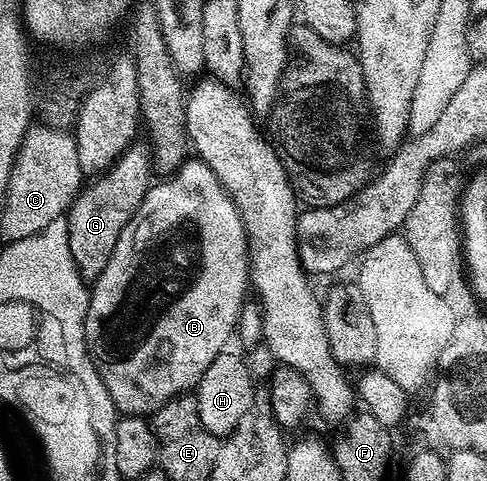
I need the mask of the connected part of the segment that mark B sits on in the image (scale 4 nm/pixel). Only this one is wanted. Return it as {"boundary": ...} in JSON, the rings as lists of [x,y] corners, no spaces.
{"boundary":[[[196,157],[186,158],[185,162],[176,171],[166,174],[165,179],[154,182],[145,194],[145,199],[139,205],[139,209],[131,217],[131,221],[123,229],[119,241],[115,245],[115,253],[111,253],[111,261],[107,261],[107,269],[98,275],[91,287],[89,296],[89,308],[85,318],[85,338],[97,370],[101,373],[103,385],[107,385],[107,393],[111,401],[117,407],[121,415],[152,416],[167,401],[176,399],[186,393],[192,392],[207,365],[215,361],[226,350],[229,338],[234,338],[237,330],[237,319],[241,315],[241,306],[247,301],[247,295],[251,287],[251,252],[249,239],[245,236],[245,222],[241,220],[239,209],[235,201],[227,193],[227,189],[211,173],[211,169],[201,159]]]}

